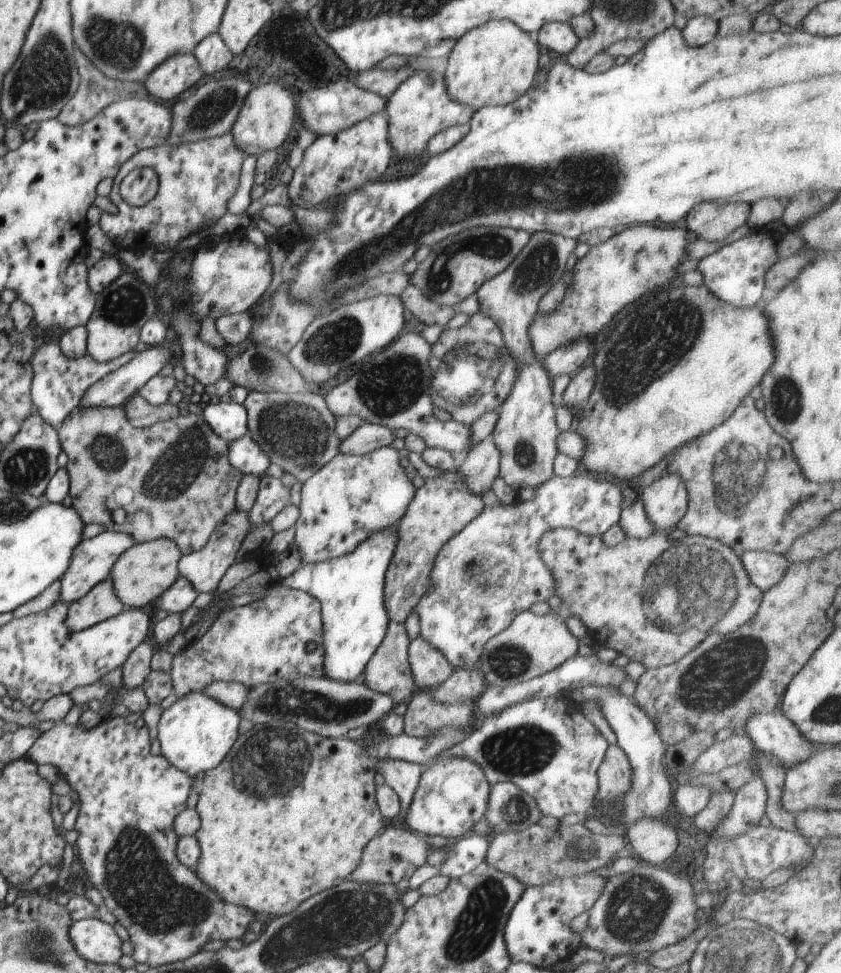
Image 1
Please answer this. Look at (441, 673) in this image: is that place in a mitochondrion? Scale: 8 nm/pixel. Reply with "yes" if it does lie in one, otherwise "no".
no

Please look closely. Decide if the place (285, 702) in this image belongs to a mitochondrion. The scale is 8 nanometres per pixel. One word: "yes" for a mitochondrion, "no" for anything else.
yes

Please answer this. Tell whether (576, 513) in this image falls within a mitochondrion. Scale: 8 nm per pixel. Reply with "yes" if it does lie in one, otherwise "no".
no

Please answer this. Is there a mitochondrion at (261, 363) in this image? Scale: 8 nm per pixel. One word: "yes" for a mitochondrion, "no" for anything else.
yes

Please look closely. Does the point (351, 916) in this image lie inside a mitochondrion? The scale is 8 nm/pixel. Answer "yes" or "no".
yes

